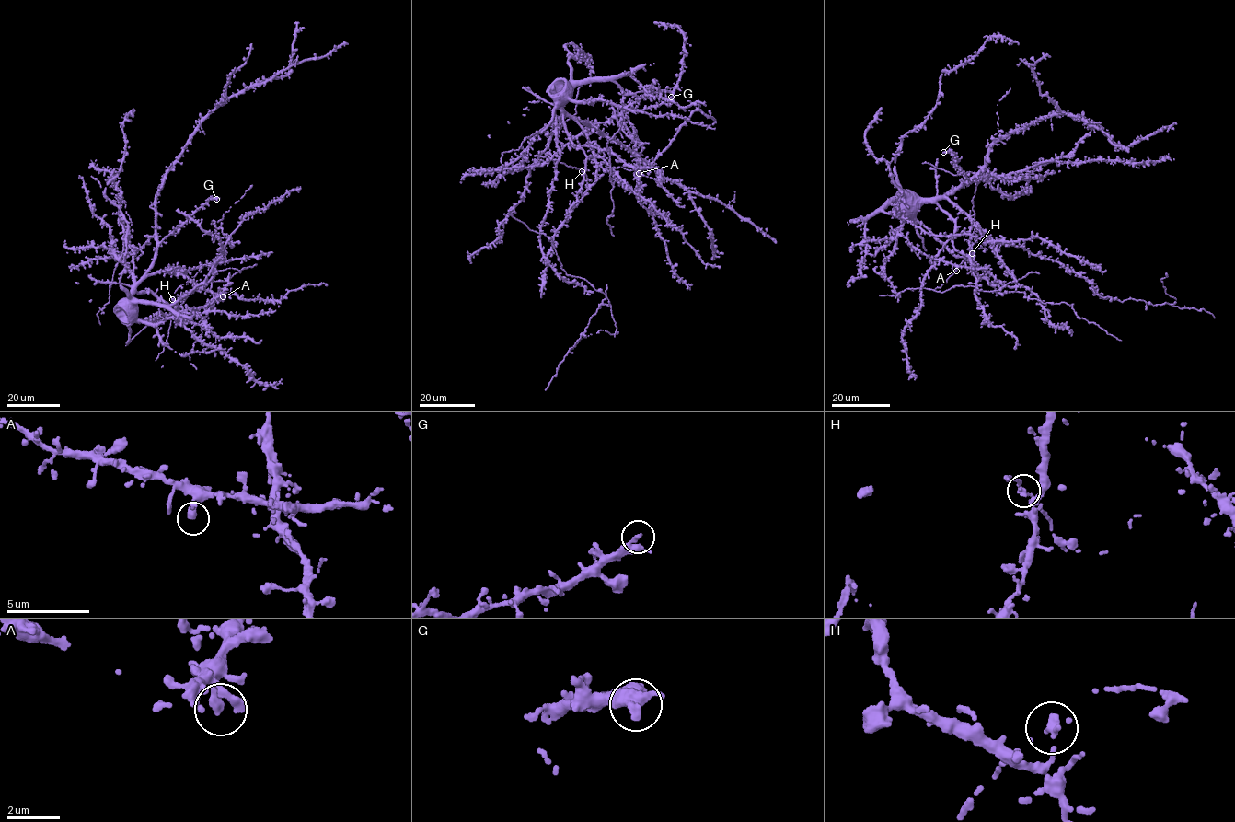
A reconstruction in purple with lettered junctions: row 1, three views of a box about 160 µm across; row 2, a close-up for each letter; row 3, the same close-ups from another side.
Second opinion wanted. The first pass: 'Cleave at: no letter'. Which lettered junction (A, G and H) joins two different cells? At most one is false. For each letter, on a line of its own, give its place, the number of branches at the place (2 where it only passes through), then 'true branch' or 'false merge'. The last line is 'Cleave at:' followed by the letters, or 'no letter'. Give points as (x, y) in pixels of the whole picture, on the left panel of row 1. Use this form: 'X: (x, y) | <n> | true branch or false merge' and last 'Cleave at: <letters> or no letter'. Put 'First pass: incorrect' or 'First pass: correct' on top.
First pass: correct
A: (223, 296) | 1 | true branch
G: (216, 199) | 1 | true branch
H: (172, 299) | 1 | true branch
Cleave at: no letter

